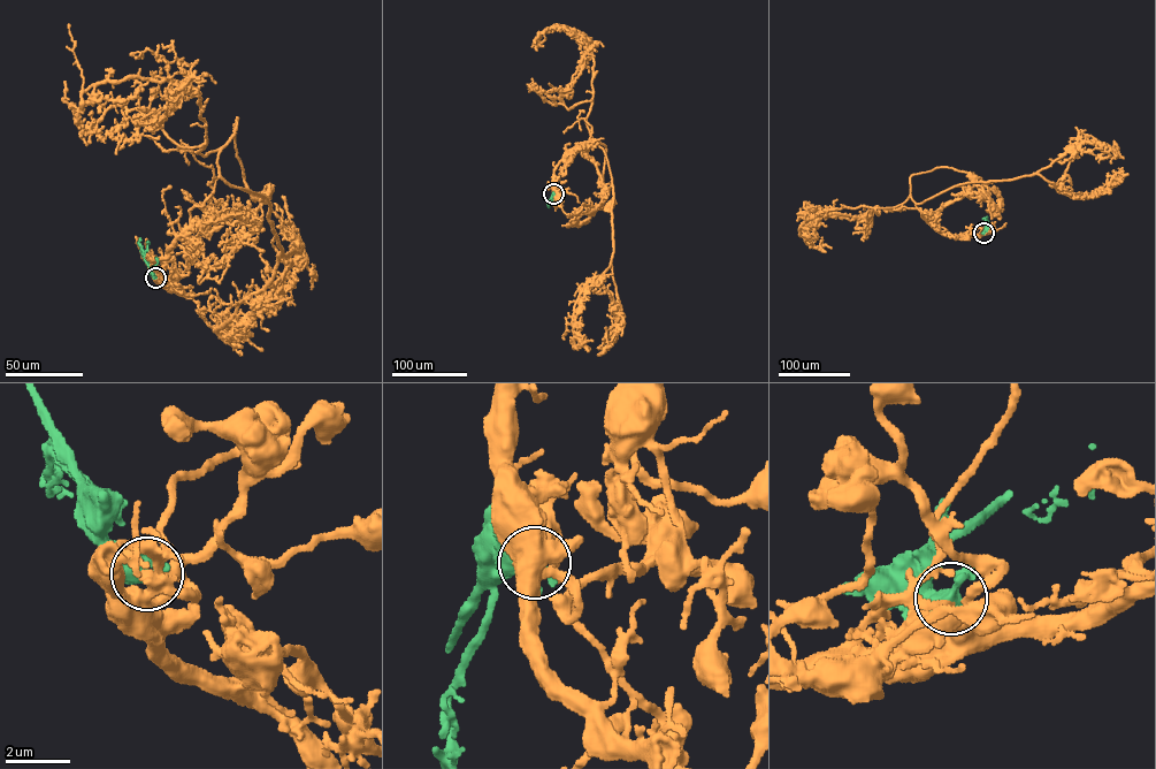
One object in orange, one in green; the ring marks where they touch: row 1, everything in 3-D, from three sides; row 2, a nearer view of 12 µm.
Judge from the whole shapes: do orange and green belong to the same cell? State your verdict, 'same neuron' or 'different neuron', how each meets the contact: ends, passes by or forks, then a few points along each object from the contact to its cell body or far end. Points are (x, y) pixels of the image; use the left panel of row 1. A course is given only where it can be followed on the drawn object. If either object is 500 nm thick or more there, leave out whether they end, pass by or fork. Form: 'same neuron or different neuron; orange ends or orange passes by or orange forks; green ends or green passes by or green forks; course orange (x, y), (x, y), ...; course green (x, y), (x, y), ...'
same neuron; orange forks; green passes by; course orange (155, 278), (150, 258), (167, 257), (190, 210), (214, 190), (219, 152), (237, 119), (244, 180), (265, 198); course green (155, 278), (144, 259), (139, 238)

